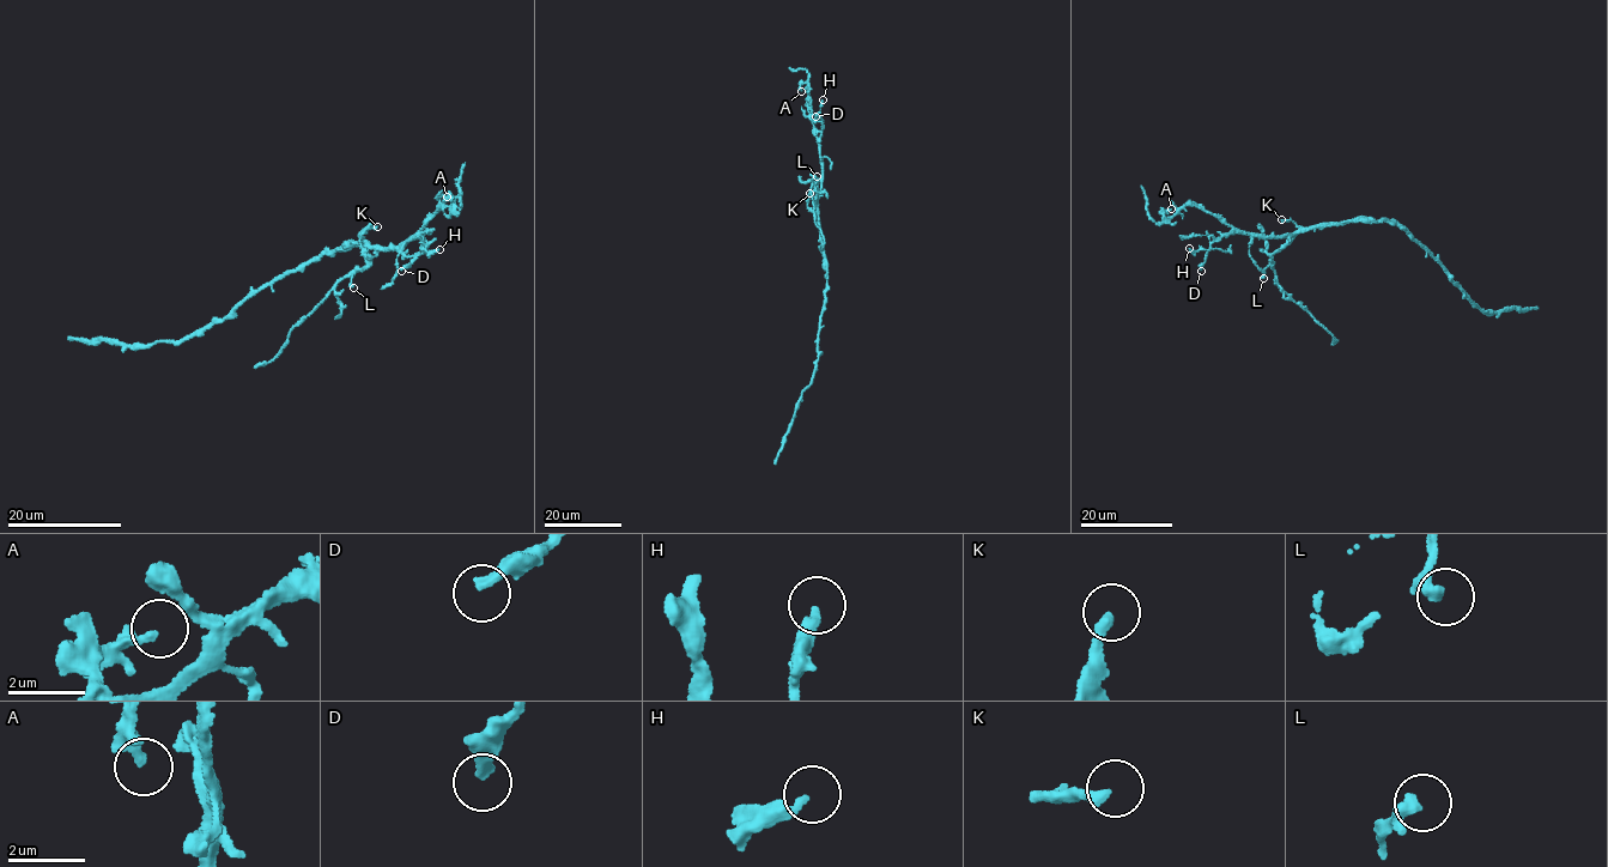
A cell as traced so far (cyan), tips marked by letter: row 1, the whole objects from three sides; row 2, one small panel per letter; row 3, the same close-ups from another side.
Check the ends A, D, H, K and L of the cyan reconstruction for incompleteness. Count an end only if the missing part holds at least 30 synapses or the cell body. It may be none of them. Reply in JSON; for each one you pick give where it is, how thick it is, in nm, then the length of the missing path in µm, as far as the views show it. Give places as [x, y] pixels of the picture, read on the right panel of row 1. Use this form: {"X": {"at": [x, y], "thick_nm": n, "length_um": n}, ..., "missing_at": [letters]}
{"missing_at": []}

